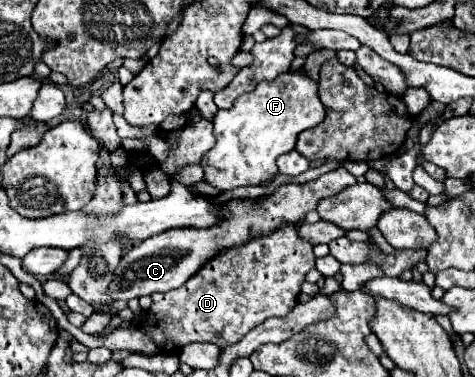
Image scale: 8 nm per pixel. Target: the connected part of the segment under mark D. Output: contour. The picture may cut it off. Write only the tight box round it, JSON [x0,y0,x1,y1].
[140,224,314,352]

